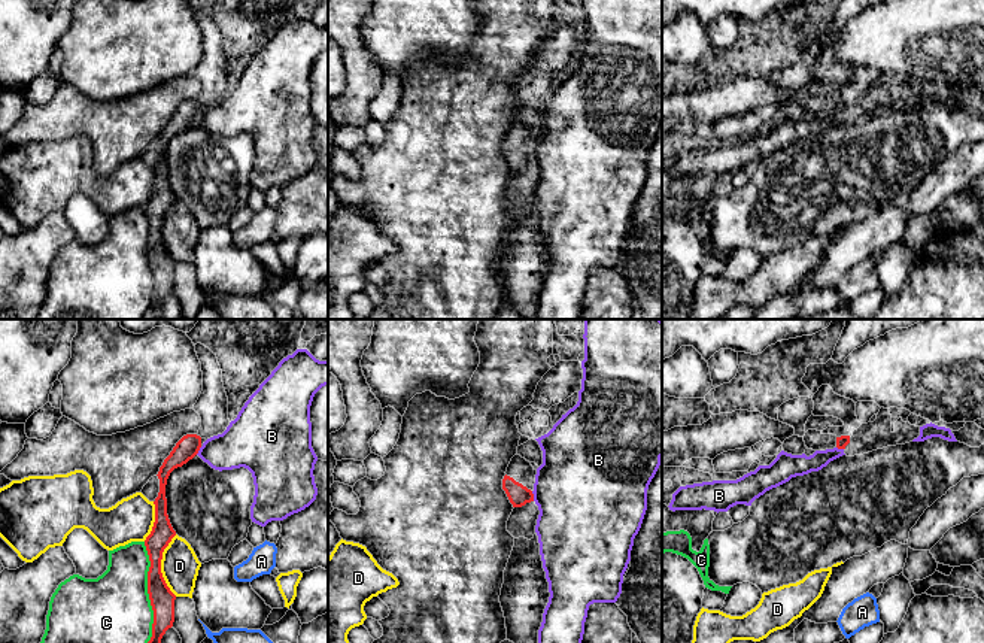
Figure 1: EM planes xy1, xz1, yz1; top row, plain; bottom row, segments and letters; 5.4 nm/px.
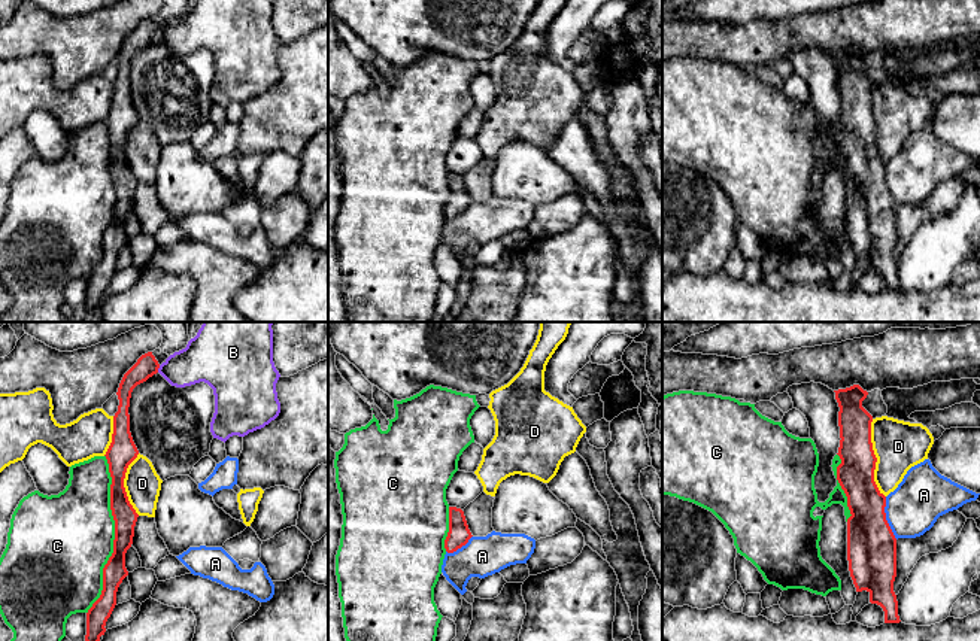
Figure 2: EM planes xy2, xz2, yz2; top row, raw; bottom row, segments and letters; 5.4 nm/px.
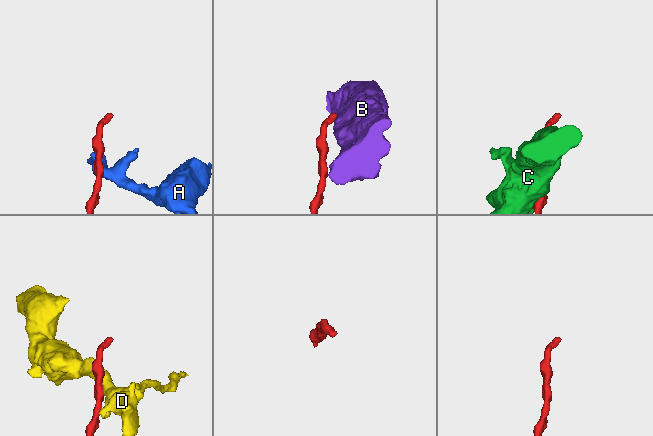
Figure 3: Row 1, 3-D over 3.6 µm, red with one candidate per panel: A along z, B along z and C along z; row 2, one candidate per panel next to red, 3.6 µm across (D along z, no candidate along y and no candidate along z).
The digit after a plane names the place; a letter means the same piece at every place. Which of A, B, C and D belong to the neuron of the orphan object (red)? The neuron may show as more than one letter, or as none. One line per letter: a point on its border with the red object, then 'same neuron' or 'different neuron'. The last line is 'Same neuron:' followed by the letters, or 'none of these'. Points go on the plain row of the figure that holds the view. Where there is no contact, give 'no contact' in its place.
A: contact yz2 (885, 184); different neuron
B: contact xz1 (532, 161); different neuron
C: contact xy2 (115, 200); different neuron
D: contact yz2 (876, 124); different neuron
Same neuron: none of these

